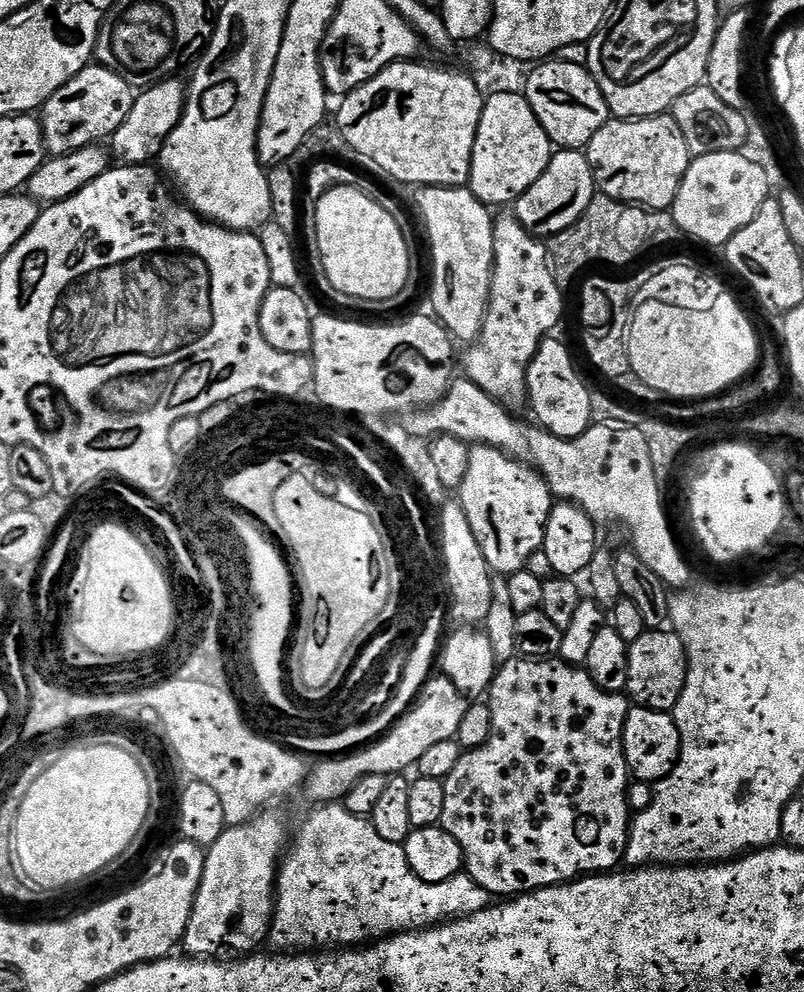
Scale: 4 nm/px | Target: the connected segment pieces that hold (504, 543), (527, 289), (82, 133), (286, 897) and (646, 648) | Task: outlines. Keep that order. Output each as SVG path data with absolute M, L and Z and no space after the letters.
M487 444L475 445L470 454L466 478L458 489L458 502L470 522L470 530L474 530L474 538L478 538L478 546L482 546L482 554L493 573L509 577L513 572L525 571L528 559L543 549L544 531L548 525L548 515L552 513L554 497L543 476L523 459L508 456L505 452L488 447Z
M514 214L495 217L494 258L492 259L492 289L488 299L488 313L480 331L480 339L471 345L464 356L463 375L473 380L485 392L490 394L505 408L515 409L515 404L523 405L528 398L528 367L543 340L549 339L564 316L565 293L560 283L552 277L552 265L548 259L548 245L543 239L529 234L518 222Z
M99 66L82 69L43 106L45 149L52 156L65 156L74 150L107 141L118 130L118 126L126 122L126 114L130 114L130 106L134 106L136 98L137 93L131 83L114 70Z
M333 802L331 804L313 807L311 810L313 812L305 818L304 825L297 832L295 829L294 839L290 844L290 851L278 868L278 875L276 877L276 911L272 913L271 930L271 935L274 937L274 940L276 936L276 944L280 947L277 949L328 950L333 946L364 946L369 942L391 938L401 932L423 930L429 926L435 926L441 923L441 921L447 922L461 916L470 916L474 912L481 912L482 909L489 907L490 897L488 892L482 890L482 886L478 886L478 882L471 880L467 874L461 874L450 878L446 882L438 882L437 884L422 882L422 878L418 878L418 874L414 874L414 870L410 870L410 862L406 862L404 845L385 842L378 835L378 830L374 830L371 819L350 814L350 810L346 810L343 803Z
M646 630L638 642L628 645L628 657L630 678L626 692L631 703L637 708L671 713L682 694L688 673L688 659L682 638L678 638L678 634L671 630Z

